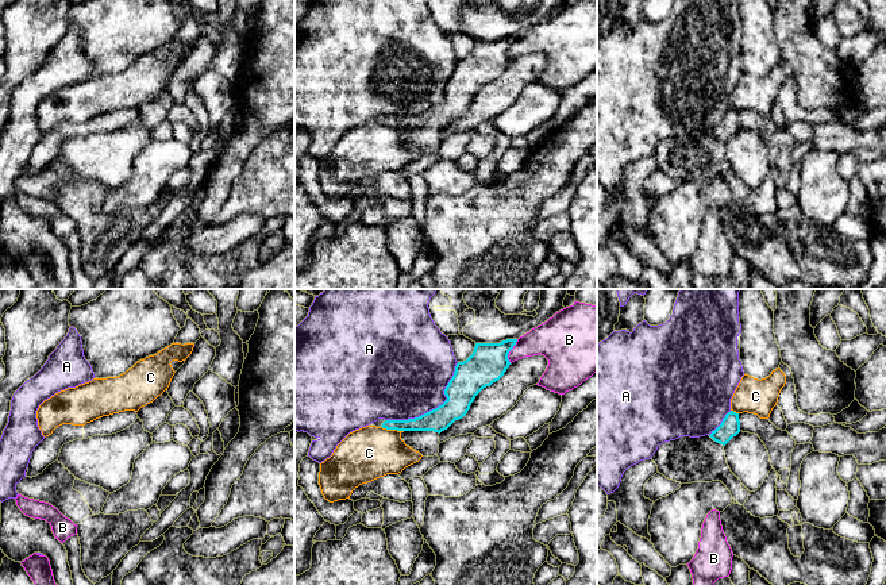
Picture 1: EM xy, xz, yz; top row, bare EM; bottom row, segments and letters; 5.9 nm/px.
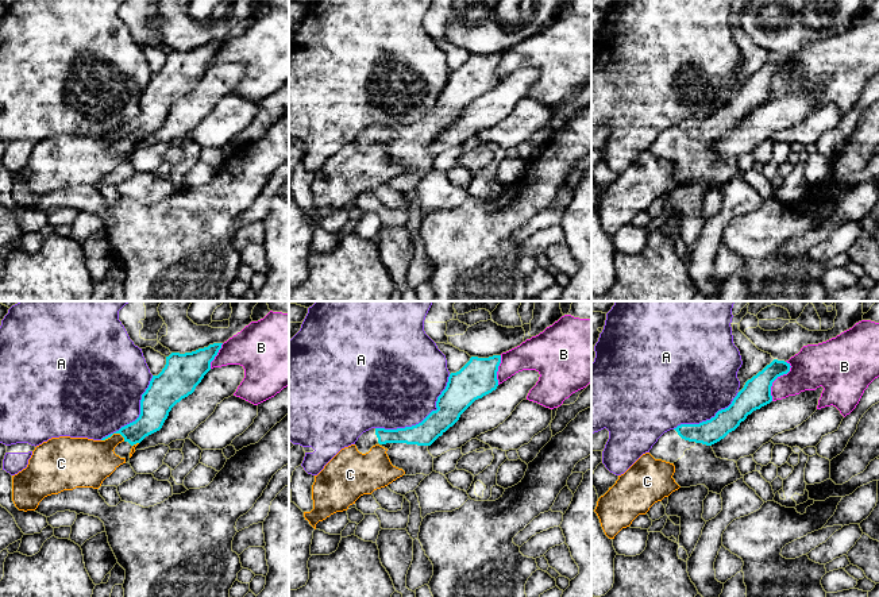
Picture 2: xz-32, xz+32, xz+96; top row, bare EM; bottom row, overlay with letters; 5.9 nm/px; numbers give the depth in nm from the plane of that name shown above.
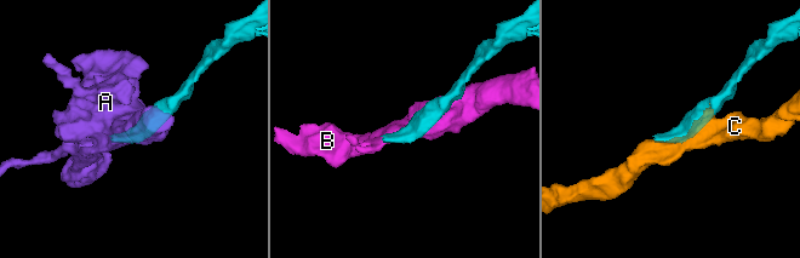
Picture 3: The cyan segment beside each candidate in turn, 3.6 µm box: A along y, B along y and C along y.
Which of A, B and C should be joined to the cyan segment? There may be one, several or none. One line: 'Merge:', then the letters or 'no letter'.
Merge: no letter

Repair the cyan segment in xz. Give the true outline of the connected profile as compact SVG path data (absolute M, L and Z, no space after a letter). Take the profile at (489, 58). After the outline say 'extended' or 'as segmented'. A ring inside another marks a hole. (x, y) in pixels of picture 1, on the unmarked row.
M517 36L500 41L475 41L473 51L458 59L448 82L444 86L447 97L438 105L408 118L385 118L382 126L397 127L407 143L423 154L439 150L439 131L470 107L475 93L486 84L498 78L511 59L509 49Z; extended

